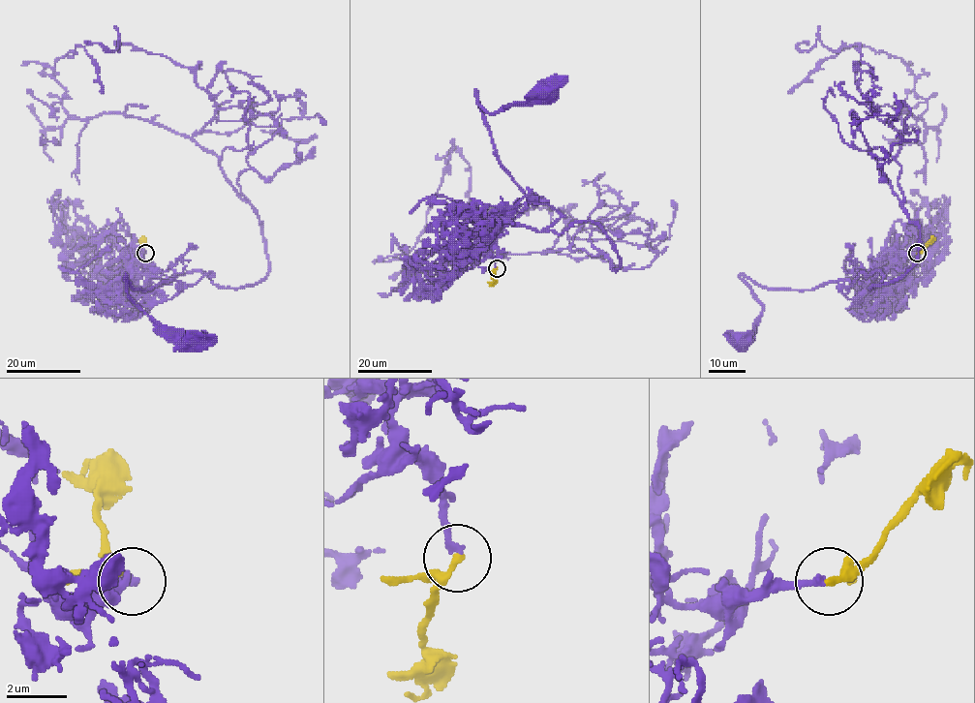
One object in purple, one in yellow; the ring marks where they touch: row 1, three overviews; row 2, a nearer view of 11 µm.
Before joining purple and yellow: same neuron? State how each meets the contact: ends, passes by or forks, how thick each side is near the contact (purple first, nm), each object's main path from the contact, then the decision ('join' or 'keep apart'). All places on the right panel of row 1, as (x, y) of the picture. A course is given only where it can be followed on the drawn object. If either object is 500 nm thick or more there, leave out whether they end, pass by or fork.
purple ends; yellow ends; calibres 220 and 280 nm; course purple (917, 253), (854, 285), (769, 290), (741, 276), (762, 305), (742, 341); course yellow (918, 253), (934, 240); join

